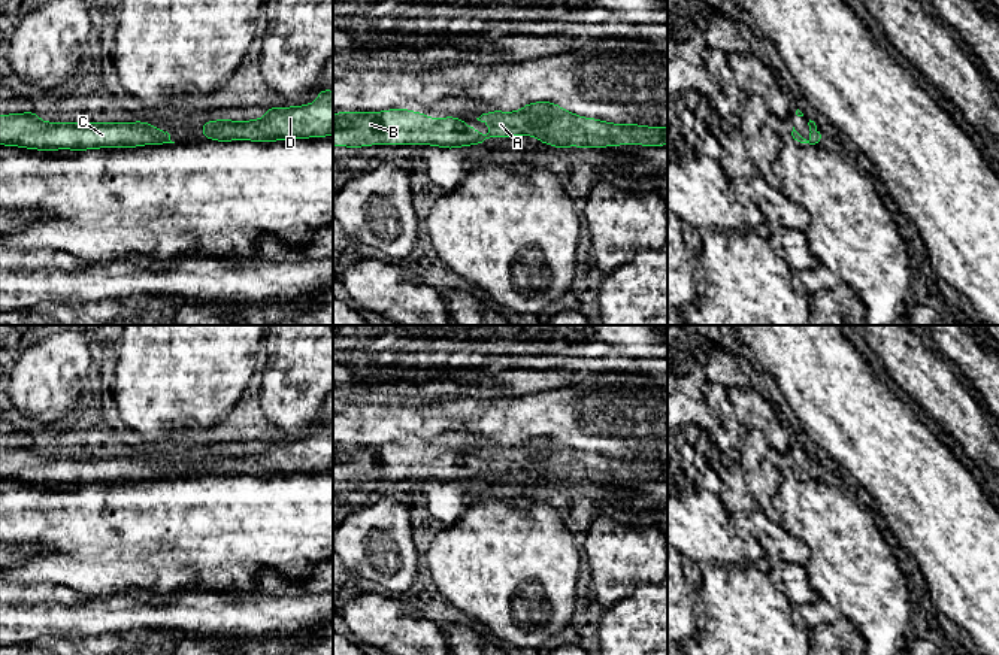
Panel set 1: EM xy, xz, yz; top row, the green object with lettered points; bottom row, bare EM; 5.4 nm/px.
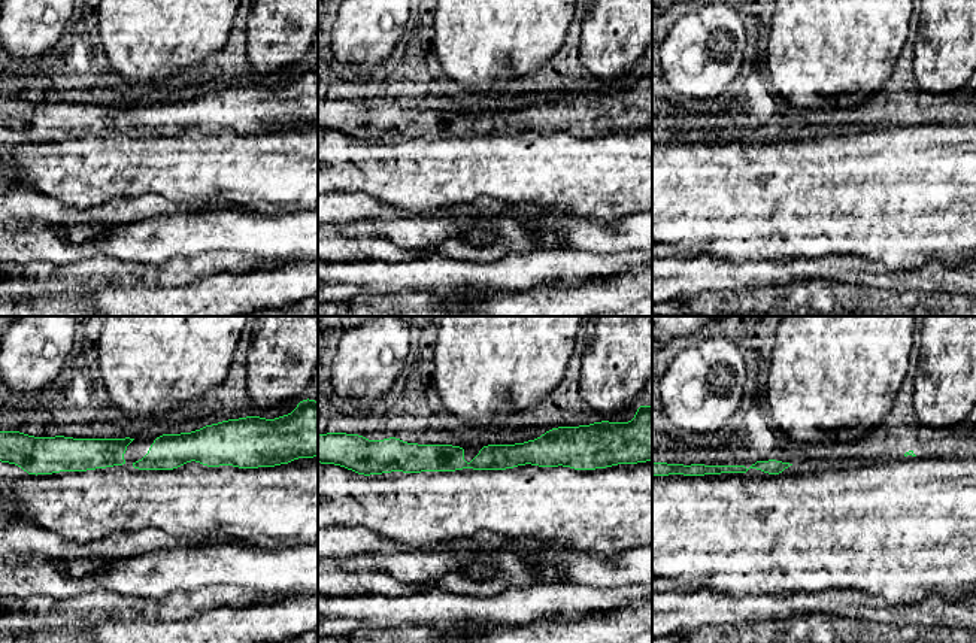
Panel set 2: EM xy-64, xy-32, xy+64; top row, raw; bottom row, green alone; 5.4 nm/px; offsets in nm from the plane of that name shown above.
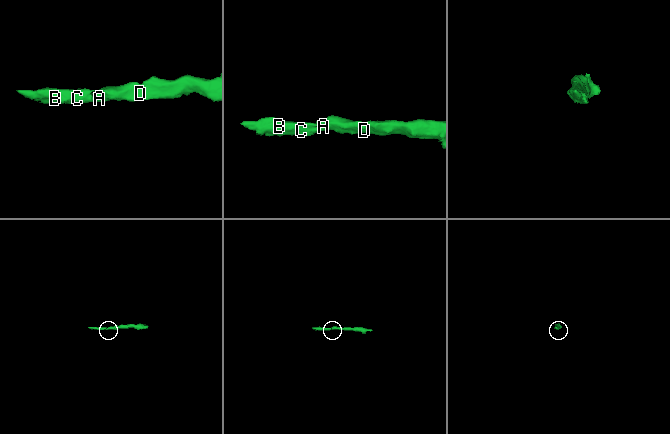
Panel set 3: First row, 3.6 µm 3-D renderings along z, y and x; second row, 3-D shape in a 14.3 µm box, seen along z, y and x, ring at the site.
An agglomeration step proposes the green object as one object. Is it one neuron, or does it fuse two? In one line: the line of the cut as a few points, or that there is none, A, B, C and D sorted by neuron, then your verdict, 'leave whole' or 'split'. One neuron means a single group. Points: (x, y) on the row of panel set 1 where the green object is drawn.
no cut | A B C D | leave whole

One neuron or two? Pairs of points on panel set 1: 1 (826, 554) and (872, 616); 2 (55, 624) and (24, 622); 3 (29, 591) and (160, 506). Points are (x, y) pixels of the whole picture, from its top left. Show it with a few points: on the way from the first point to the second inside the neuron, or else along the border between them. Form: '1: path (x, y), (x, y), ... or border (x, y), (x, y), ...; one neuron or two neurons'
1: path (841, 569), (872, 602); one neuron
2: path (48, 622), (32, 622); one neuron
3: border (15, 581), (24, 584), (60, 584), (73, 591); two neurons

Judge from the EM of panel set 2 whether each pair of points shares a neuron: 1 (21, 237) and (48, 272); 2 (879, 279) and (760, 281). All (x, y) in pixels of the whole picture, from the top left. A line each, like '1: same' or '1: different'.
1: different
2: same

